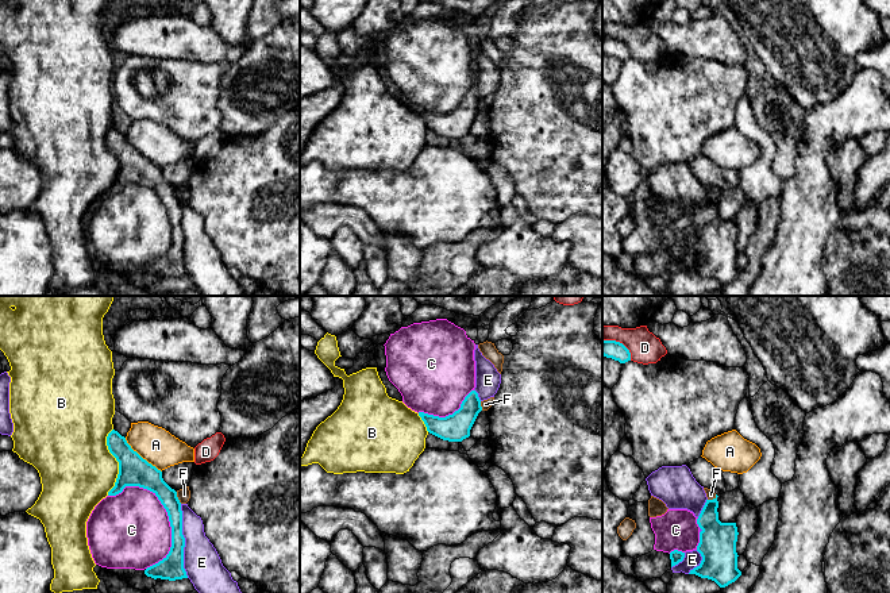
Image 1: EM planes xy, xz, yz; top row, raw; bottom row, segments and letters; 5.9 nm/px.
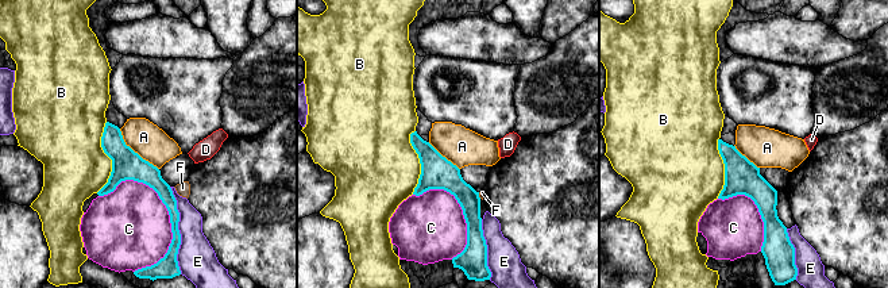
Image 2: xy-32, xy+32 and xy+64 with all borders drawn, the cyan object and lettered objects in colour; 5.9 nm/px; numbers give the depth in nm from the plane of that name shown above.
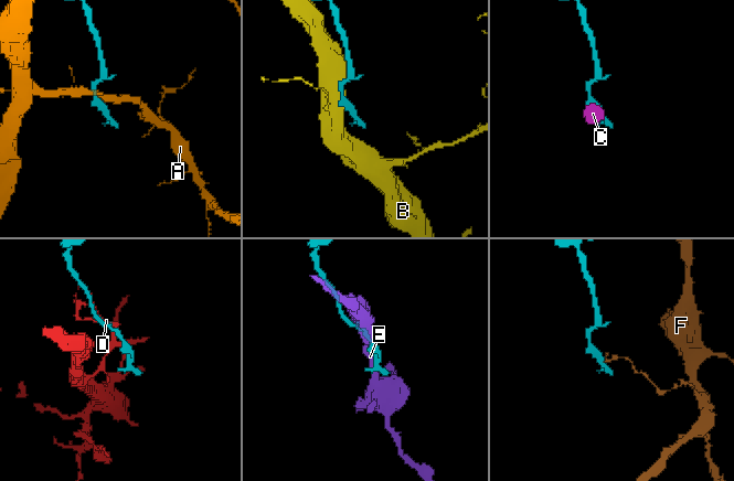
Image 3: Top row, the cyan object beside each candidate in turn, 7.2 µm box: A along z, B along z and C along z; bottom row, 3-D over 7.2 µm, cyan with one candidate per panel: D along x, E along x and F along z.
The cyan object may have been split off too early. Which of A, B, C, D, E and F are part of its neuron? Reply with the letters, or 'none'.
C

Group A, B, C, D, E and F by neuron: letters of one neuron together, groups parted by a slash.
A / B / C / D / E / F

